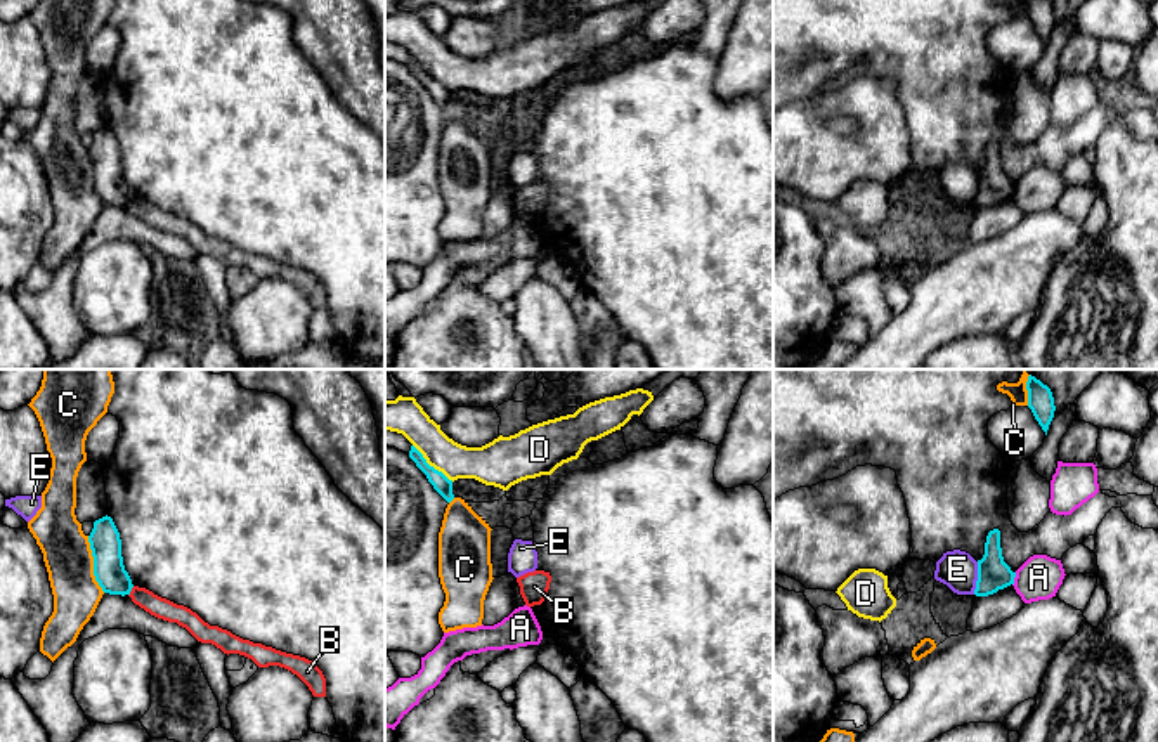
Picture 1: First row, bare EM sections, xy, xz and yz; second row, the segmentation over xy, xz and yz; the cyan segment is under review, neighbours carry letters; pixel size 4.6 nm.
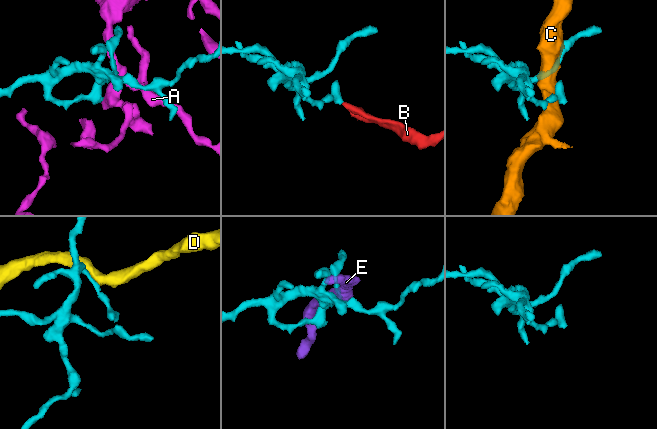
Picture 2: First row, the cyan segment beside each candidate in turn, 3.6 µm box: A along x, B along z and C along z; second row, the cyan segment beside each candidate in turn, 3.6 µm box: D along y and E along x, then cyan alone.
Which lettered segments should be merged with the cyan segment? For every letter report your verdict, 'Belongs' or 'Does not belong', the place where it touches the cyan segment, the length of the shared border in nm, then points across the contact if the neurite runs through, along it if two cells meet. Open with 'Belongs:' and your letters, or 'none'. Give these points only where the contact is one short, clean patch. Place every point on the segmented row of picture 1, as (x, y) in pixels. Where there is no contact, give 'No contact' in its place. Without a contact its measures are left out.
Belongs: none
A: Does not belong. Touches cyan at yz (1013, 579). Shared border 70 nm
B: Does not belong. Touches cyan at xy (130, 590). Shared border 50 nm. Boundary: xy (134, 586), (129, 595)
C: Does not belong. Touches cyan at xy (94, 564). Shared border 280 nm
D: Does not belong. Touches cyan at xz (432, 467). Shared border 260 nm. Boundary: xz (413, 444), (430, 465), (453, 481)
E: Does not belong. Touches cyan at yz (978, 578). Shared border 150 nm

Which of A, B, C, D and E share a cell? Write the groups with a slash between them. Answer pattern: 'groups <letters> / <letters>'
groups A / B / C / D / E

